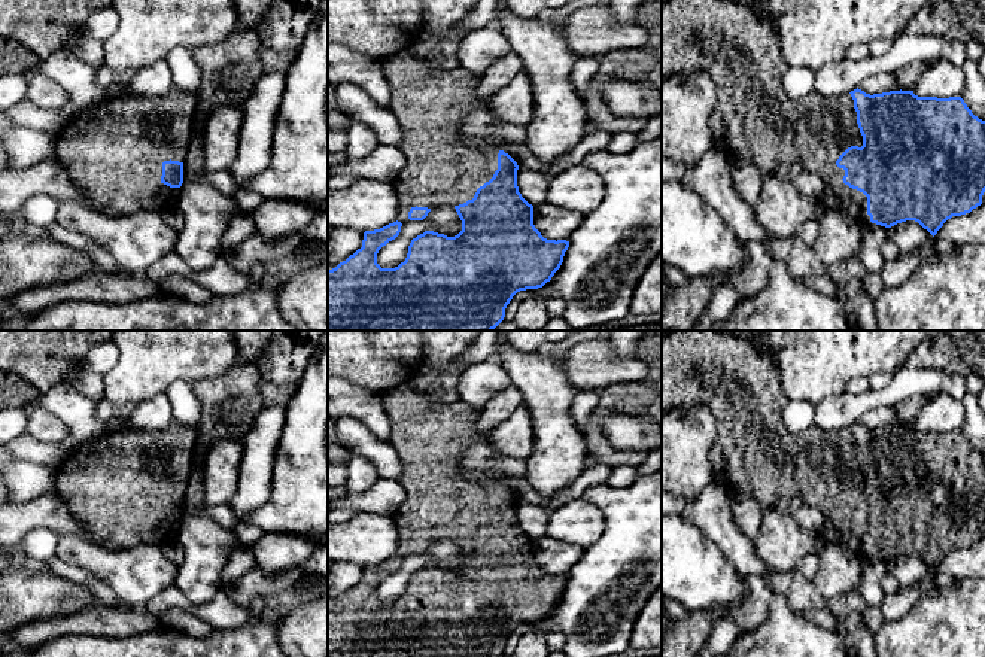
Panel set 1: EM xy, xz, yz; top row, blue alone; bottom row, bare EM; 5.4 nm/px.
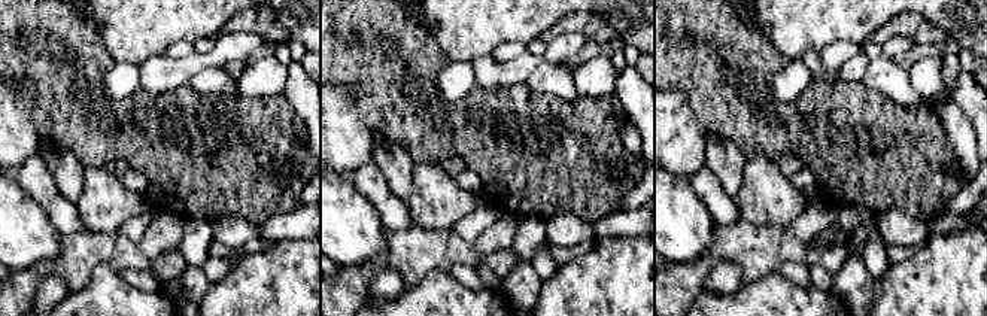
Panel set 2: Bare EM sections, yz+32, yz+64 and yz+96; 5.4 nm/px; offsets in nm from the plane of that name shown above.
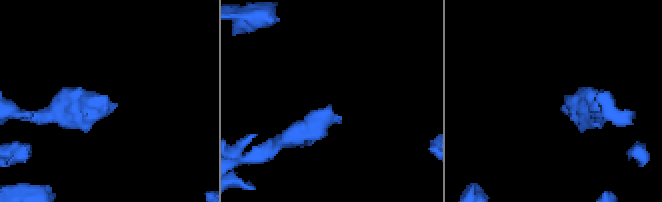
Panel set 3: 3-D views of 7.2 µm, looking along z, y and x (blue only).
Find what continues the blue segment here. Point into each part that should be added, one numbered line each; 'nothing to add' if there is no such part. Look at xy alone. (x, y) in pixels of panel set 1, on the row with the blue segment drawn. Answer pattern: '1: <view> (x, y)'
1: xy (113, 151)

